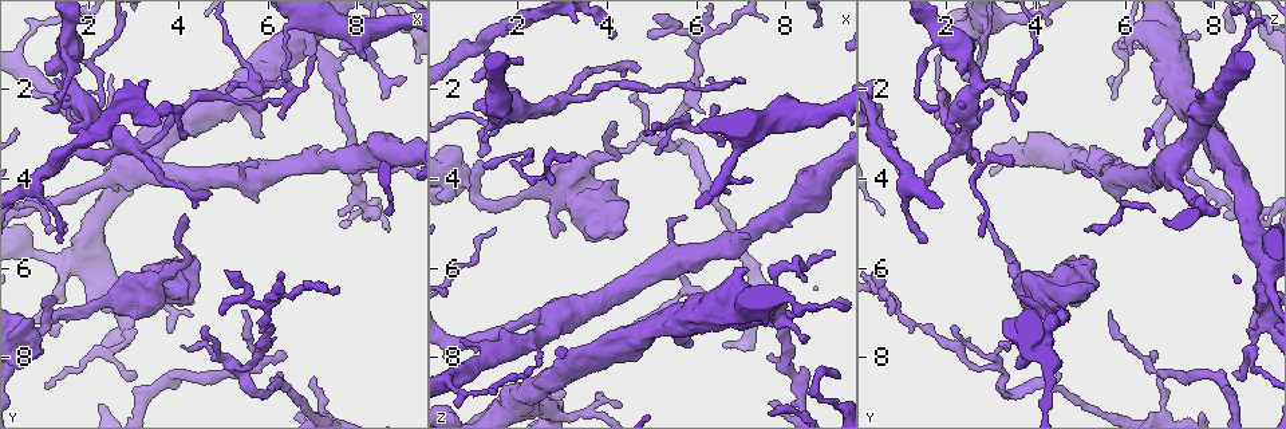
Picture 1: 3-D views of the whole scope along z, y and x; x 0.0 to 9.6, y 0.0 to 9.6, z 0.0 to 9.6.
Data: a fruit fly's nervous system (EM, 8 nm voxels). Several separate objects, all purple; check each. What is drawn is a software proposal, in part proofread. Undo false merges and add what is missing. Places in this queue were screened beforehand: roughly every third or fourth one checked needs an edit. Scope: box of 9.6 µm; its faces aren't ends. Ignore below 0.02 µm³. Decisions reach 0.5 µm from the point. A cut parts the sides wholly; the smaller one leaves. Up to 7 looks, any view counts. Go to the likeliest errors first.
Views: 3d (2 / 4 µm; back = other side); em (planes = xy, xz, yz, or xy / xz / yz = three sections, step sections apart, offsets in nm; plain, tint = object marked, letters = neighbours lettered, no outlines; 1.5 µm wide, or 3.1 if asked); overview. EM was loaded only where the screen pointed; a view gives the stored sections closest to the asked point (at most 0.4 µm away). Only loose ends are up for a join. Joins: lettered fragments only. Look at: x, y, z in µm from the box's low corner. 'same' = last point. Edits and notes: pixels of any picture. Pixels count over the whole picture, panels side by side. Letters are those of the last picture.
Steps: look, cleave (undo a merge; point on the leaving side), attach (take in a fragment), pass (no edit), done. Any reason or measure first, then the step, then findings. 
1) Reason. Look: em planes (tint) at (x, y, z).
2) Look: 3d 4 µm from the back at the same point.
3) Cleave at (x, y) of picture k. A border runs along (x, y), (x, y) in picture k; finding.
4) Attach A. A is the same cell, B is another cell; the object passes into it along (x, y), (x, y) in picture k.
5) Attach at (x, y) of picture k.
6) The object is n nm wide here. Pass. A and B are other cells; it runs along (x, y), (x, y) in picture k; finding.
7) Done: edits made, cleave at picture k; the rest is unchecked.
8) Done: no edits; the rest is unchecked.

Thick end. Look: em planes (letters) at (8.15, 1.25, 2.15).

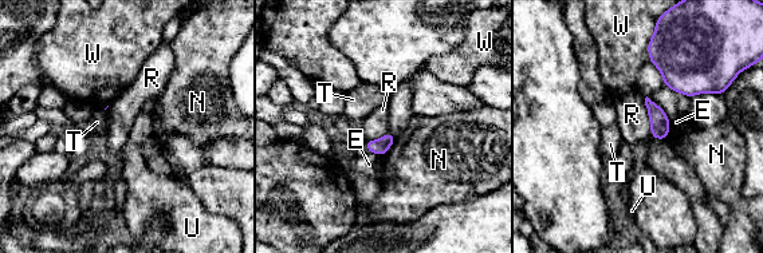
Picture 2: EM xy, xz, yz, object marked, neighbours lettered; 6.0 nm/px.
The longest contact is with R, 280 nm. Pass. E, N, R, T, U and W are other cells; a border runs along (644, 98), (651, 134), (665, 139) in picture 2; none of them fits.

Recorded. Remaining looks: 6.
Abrupt turn. Look: 3d 4 µm from the back at (5.75, 8.75, 3.35).

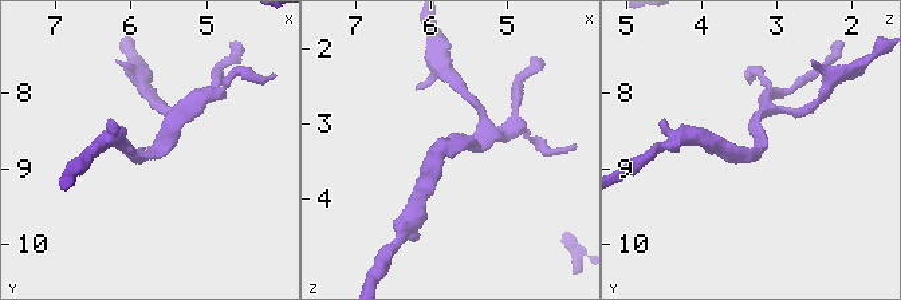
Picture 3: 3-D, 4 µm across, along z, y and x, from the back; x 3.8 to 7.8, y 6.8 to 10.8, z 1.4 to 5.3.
The arms are 170, 220 nm wide. Look: em xy step 8 (tint) at (5.75, 8.80, 3.25).

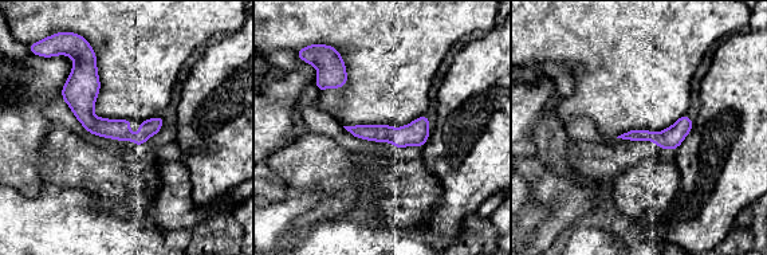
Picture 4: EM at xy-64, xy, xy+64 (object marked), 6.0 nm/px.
Another direction. Look: em planes (letters) at the same point.

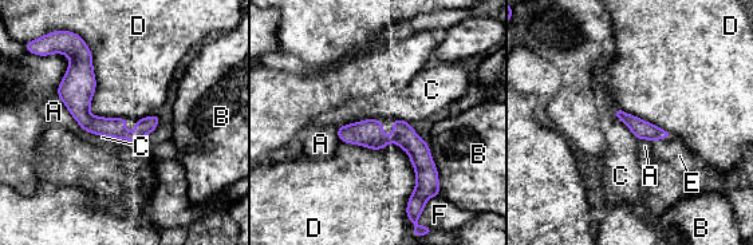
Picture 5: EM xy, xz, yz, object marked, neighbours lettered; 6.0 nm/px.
Pass. A, B, C, D, E and F are other cells; it runs along (340, 130), (402, 139), (422, 161), (420, 196) in picture 5; all the same neuron.

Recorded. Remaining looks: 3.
Thin end. Look: em planes (letters) at (4.10, 7.70, 3.25).

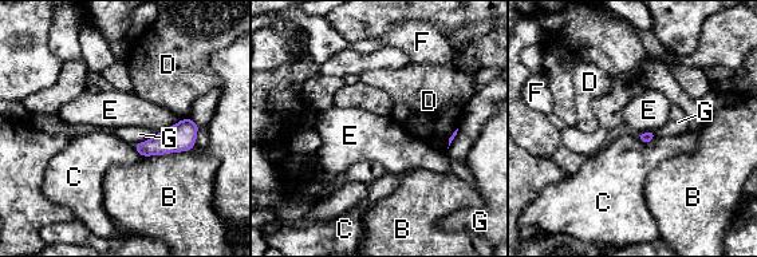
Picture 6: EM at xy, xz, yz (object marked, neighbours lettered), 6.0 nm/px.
The longest contact is with B, 300 nm. Pass. B, C, D, E, F and G are other cells; a border runs along (181, 119), (160, 133) in picture 6; no lettered fragment goes on from it.

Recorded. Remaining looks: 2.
Done: no edits; the rest is unchecked.

